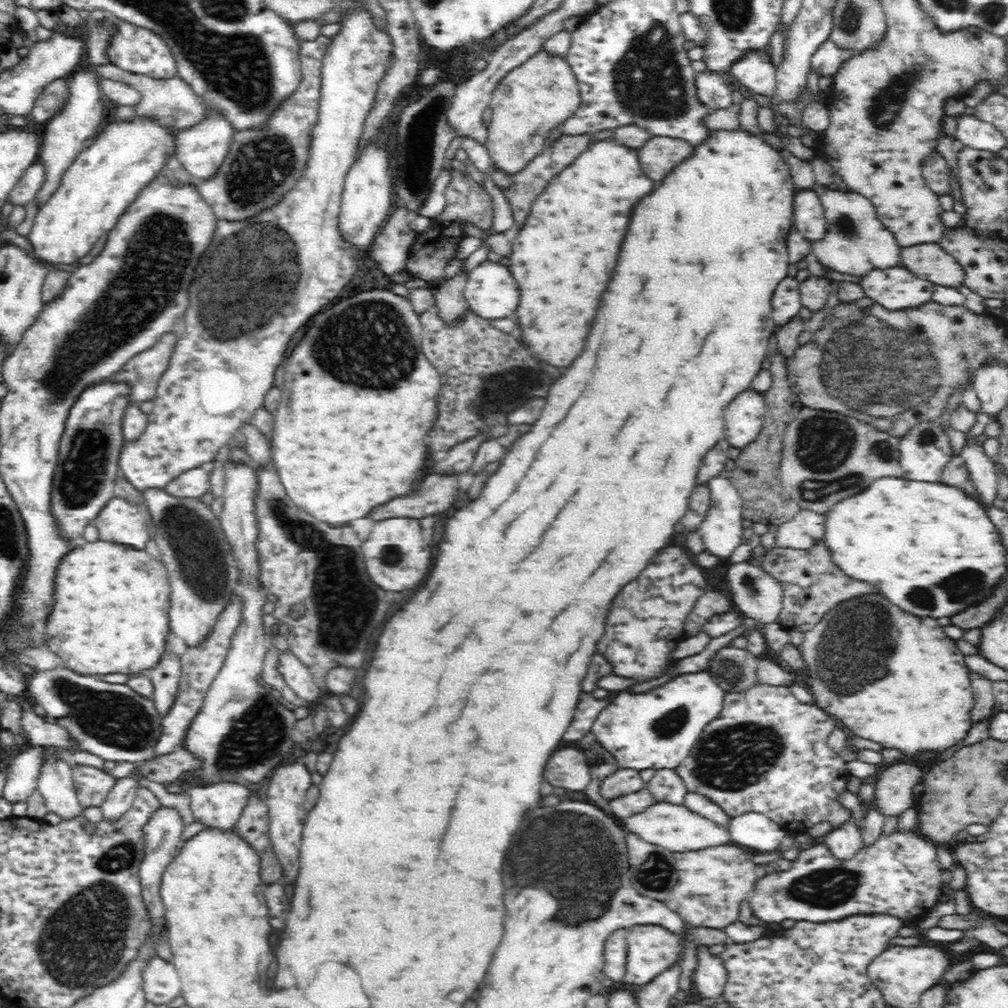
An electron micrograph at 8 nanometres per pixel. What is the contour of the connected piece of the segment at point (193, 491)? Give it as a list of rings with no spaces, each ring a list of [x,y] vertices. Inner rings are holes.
[[[201,467],[194,468],[171,480],[162,490],[174,498],[200,499],[209,491],[209,474]]]

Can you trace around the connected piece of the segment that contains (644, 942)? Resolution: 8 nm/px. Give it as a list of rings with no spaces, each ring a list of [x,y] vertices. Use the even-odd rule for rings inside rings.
[[[638,925],[628,930],[627,954],[623,982],[645,985],[660,972],[679,962],[682,954],[681,937],[670,929],[658,925]]]

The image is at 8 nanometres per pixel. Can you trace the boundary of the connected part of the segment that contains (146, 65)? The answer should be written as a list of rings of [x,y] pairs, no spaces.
[[[126,21],[117,22],[117,33],[111,40],[108,56],[114,65],[126,72],[155,79],[171,79],[177,74],[177,62],[164,39],[148,29],[135,27]]]

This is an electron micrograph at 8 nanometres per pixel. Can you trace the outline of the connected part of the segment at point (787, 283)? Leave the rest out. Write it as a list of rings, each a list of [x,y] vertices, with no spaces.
[[[786,277],[776,287],[771,298],[773,321],[778,326],[788,324],[802,308],[800,283],[793,278]]]

